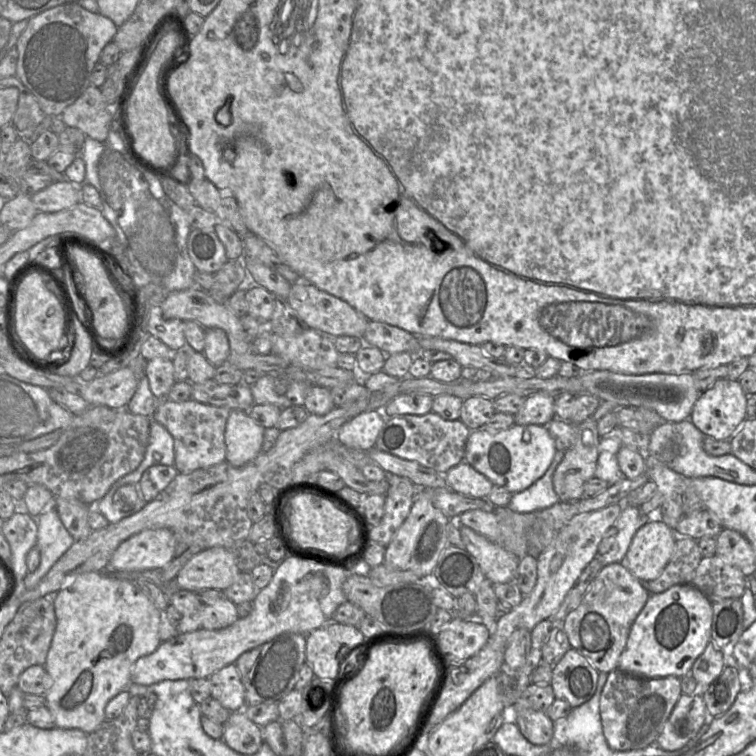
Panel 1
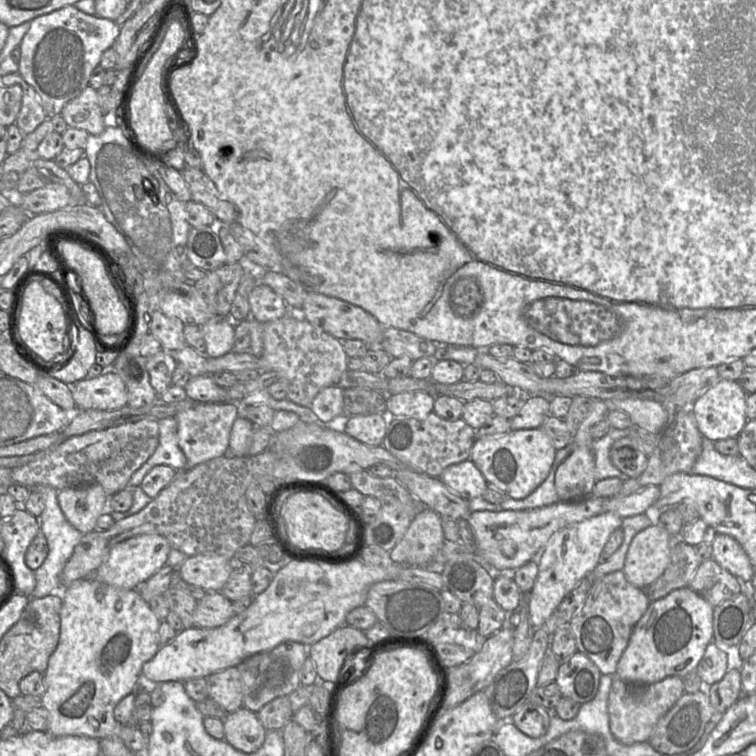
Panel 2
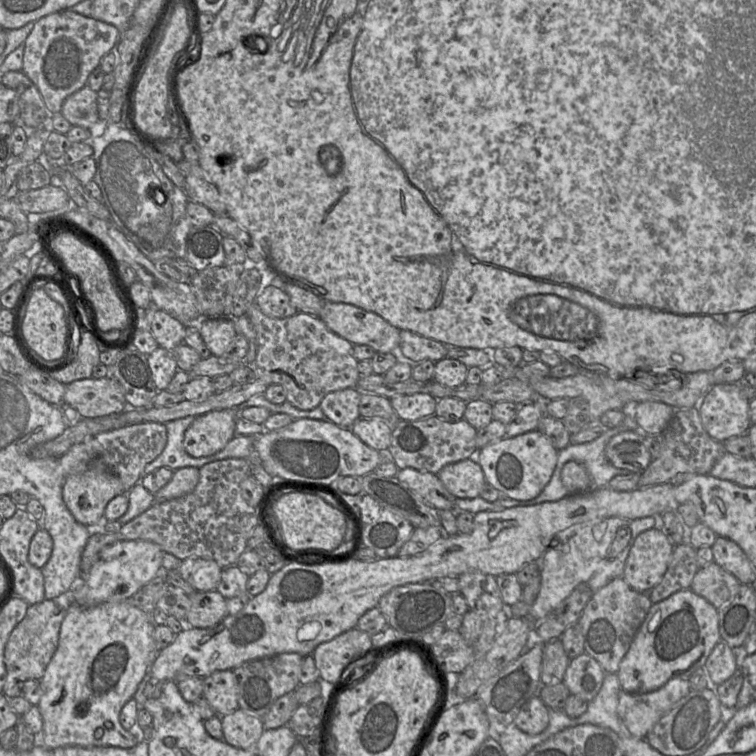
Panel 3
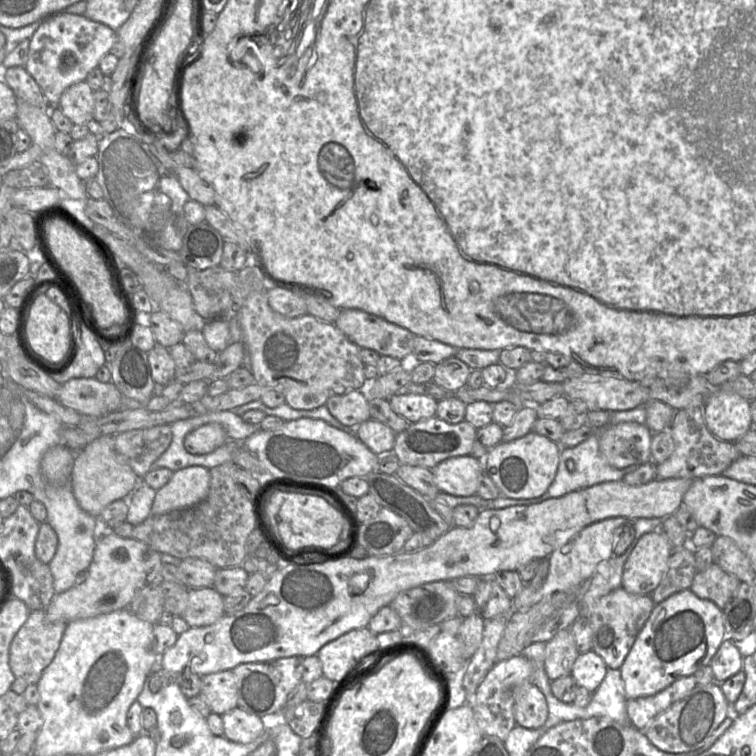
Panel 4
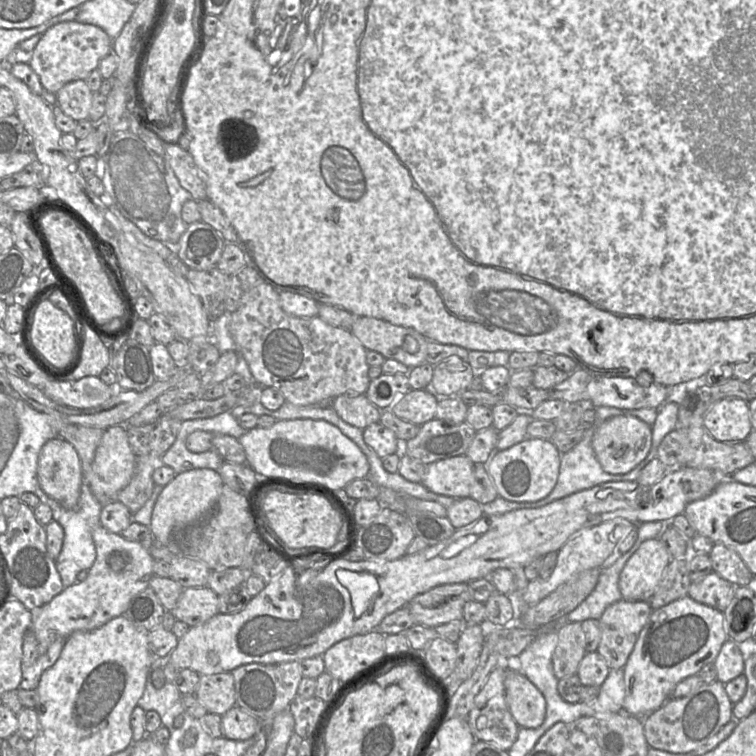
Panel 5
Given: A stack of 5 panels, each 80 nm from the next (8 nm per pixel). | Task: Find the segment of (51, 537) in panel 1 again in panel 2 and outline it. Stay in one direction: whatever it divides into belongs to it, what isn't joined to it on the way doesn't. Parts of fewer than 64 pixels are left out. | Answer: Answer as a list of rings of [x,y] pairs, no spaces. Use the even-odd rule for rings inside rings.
[[[41,485],[31,490],[39,492],[45,504],[44,510],[39,517],[36,517],[39,524],[39,532],[41,531],[48,544],[48,554],[43,564],[34,570],[36,586],[32,592],[31,598],[43,598],[50,594],[56,594],[60,588],[60,575],[62,570],[73,554],[75,546],[80,542],[83,534],[73,527],[63,514],[57,499],[58,490],[51,486]]]

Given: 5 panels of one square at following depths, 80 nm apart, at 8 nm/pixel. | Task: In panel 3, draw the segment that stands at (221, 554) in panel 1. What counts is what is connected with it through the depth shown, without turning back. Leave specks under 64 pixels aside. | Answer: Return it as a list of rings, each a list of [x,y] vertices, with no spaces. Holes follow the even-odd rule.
[[[189,557],[182,560],[178,572],[196,591],[206,592],[216,590],[222,570],[214,560]]]

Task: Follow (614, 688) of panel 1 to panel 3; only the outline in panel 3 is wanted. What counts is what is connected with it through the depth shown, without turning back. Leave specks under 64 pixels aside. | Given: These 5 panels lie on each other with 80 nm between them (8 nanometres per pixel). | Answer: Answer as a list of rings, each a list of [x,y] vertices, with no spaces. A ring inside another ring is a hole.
[[[673,678],[657,690],[632,694],[620,690],[617,713],[631,735],[646,738],[654,725],[691,691],[688,679]]]

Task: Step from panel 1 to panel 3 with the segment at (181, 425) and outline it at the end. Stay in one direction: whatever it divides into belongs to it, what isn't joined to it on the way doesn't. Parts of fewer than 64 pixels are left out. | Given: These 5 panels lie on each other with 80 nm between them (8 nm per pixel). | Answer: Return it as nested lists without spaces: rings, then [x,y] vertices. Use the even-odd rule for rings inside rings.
[[[237,409],[211,411],[197,416],[185,431],[183,446],[195,458],[221,451],[235,436]]]

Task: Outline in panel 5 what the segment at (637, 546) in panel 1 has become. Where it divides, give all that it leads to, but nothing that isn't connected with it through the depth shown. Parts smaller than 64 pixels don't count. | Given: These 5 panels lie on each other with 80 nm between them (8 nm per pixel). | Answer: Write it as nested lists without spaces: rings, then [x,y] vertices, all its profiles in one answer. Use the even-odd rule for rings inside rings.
[[[660,538],[644,541],[624,566],[619,589],[626,601],[650,601],[659,587],[671,555]]]

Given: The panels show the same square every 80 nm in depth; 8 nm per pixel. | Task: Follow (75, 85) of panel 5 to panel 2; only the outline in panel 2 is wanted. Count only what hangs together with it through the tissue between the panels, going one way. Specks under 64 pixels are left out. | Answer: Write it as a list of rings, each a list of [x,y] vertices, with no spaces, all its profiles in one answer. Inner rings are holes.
[[[89,85],[63,107],[61,116],[68,127],[85,130],[90,135],[100,135],[109,121],[100,107],[97,90]]]

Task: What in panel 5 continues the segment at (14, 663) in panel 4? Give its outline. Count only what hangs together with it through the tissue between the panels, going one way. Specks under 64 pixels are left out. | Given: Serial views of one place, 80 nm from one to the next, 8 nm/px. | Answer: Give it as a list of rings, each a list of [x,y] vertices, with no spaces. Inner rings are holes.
[[[31,630],[26,632],[22,645],[22,679],[19,689],[37,689],[42,673],[57,661],[66,639],[56,639],[46,653],[40,653],[40,645],[34,633]]]

